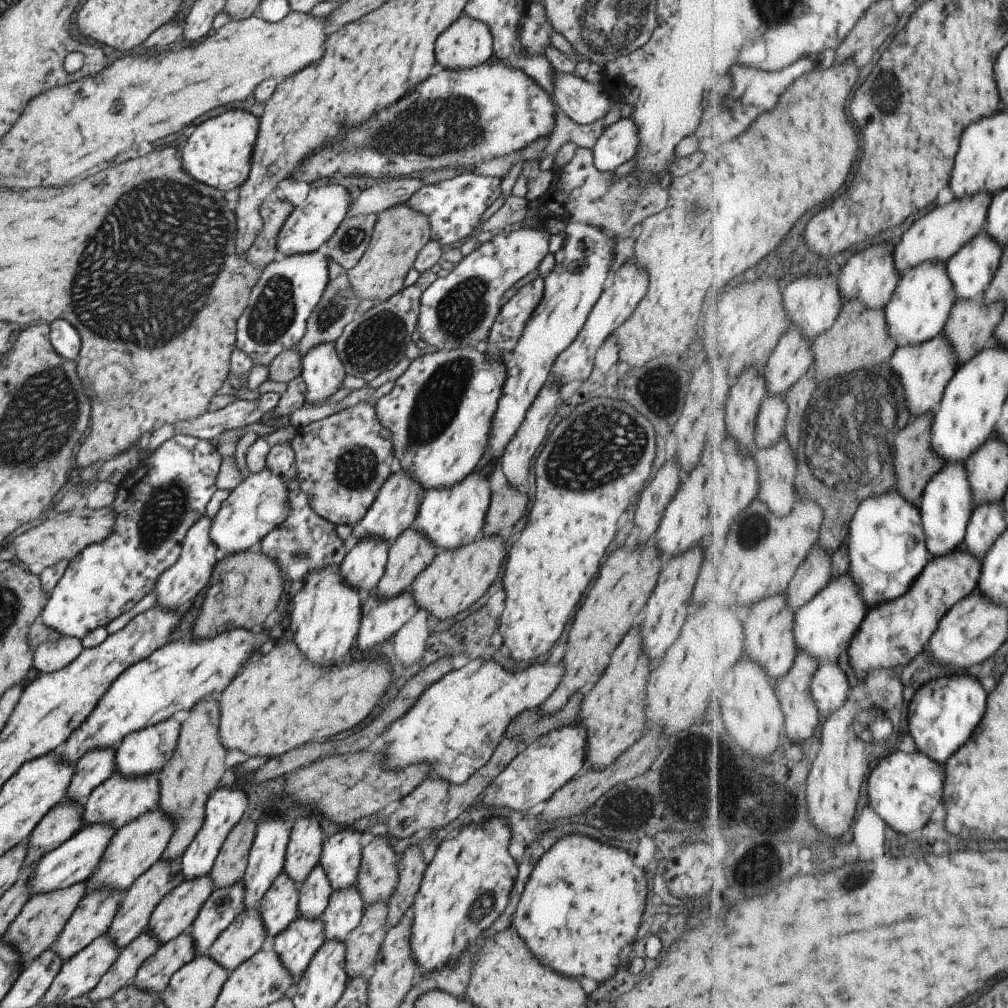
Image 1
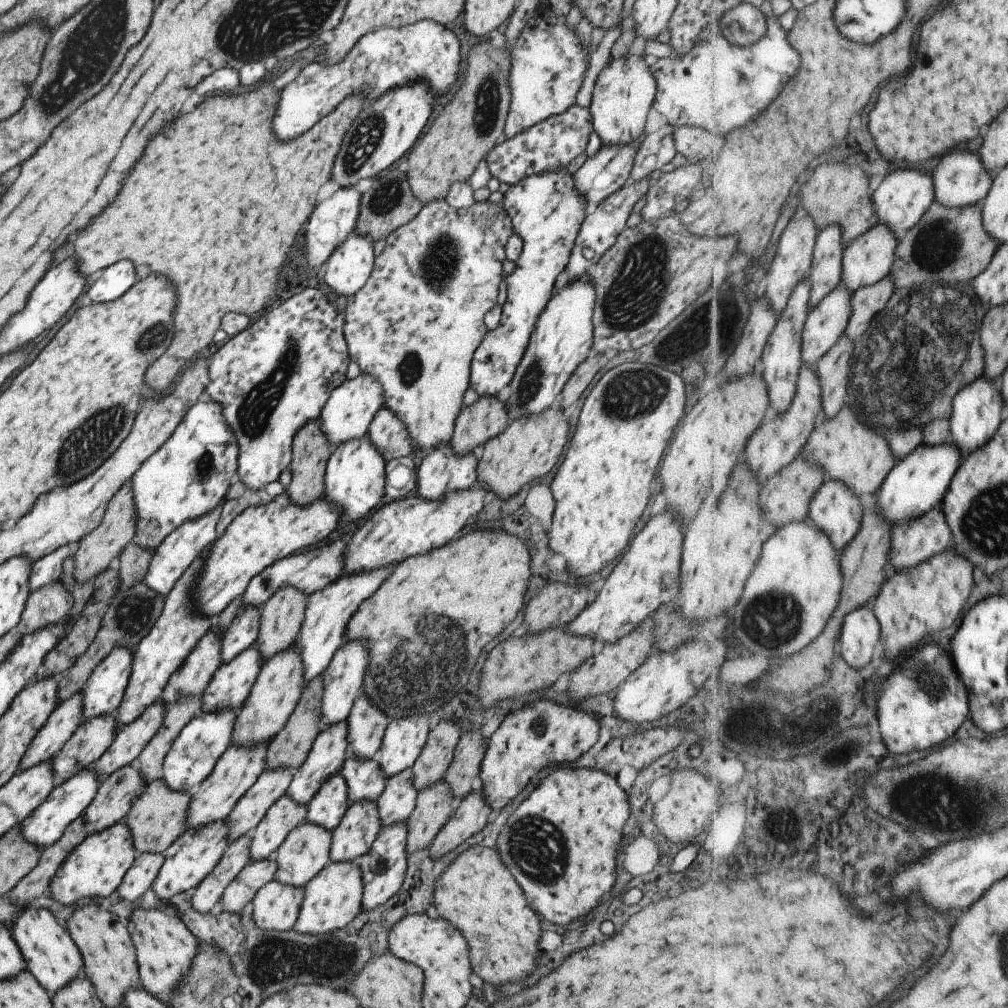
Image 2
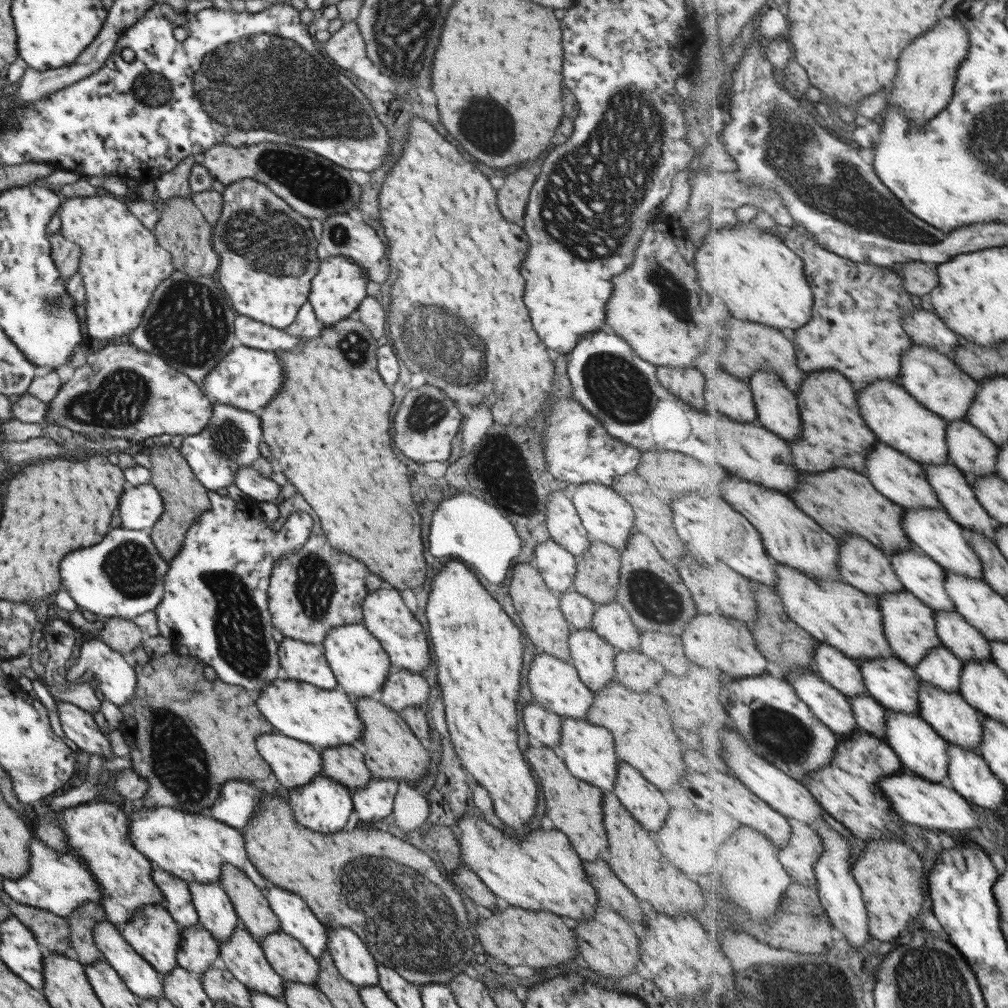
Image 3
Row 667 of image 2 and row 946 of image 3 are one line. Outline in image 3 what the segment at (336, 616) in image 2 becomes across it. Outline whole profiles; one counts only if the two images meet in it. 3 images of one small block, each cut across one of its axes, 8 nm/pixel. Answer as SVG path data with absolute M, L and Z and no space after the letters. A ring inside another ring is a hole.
M274 885L267 888L263 894L269 903L269 908L279 921L281 932L297 940L314 959L319 958L323 952L327 951L327 945L325 945L327 944L327 928L317 920L317 917L307 908L305 901L301 900L300 896Z

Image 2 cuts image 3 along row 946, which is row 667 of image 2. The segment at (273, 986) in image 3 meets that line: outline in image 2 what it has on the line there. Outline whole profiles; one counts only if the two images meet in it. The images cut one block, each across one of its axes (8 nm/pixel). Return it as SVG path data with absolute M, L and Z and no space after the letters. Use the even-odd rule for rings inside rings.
M256 644L250 645L245 650L239 652L239 654L236 654L228 663L221 662L213 673L213 676L210 678L205 690L201 693L201 712L215 712L224 708L239 710L244 703L244 700L248 697L254 680L260 673L262 662L263 660Z

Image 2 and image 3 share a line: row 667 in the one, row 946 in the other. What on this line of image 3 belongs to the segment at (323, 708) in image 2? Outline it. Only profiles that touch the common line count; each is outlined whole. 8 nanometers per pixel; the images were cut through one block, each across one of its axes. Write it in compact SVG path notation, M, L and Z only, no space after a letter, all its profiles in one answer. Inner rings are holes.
M327 928L327 952L337 973L358 990L378 984L377 962L348 928Z

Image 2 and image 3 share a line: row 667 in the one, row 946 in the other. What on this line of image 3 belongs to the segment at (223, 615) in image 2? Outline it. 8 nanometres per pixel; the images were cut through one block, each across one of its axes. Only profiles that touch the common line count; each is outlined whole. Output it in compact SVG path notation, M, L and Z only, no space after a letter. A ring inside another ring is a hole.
M197 923L189 928L181 928L181 942L175 952L175 962L186 972L201 976L212 965L219 965L218 941Z

